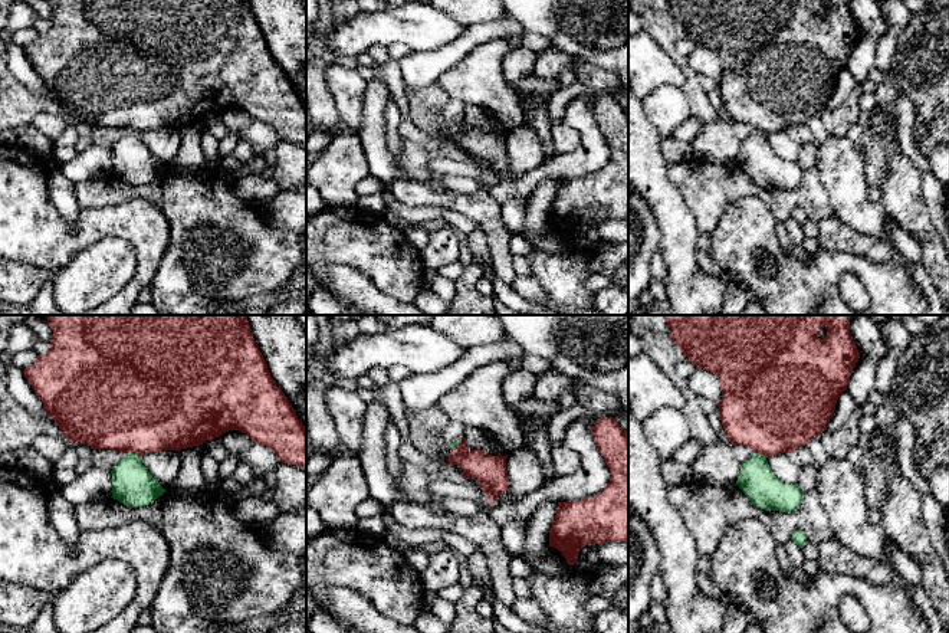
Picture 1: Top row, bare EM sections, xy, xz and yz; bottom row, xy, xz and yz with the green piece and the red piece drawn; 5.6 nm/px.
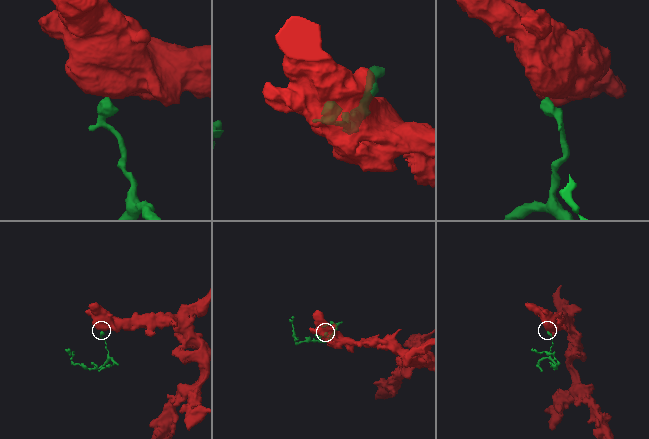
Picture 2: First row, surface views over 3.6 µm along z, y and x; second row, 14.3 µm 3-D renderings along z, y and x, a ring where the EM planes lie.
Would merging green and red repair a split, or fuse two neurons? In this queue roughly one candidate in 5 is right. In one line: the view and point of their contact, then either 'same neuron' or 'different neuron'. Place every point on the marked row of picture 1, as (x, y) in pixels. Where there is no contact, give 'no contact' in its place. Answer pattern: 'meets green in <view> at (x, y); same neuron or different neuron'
meets green in xy at (134, 453); different neuron

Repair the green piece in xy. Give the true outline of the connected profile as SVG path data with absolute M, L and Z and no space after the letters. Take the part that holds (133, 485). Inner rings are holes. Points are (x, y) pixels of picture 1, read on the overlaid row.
M129 453L121 459L112 475L112 496L131 508L142 508L152 504L167 492L142 465L141 456Z

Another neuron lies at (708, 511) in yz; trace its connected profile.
M696 478L669 486L667 499L703 557L712 557L729 528L748 518L761 521L776 544L787 544L798 529L815 545L837 535L814 489L804 492L801 505L789 514L755 506L736 483L712 485Z

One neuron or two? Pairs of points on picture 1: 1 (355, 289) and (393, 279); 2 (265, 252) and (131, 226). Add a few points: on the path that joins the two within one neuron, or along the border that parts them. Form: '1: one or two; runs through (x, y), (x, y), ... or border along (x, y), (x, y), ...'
1: two; border along (344, 265), (357, 268), (380, 289), (399, 299)
2: two; border along (151, 205), (168, 229), (168, 245), (157, 265)

